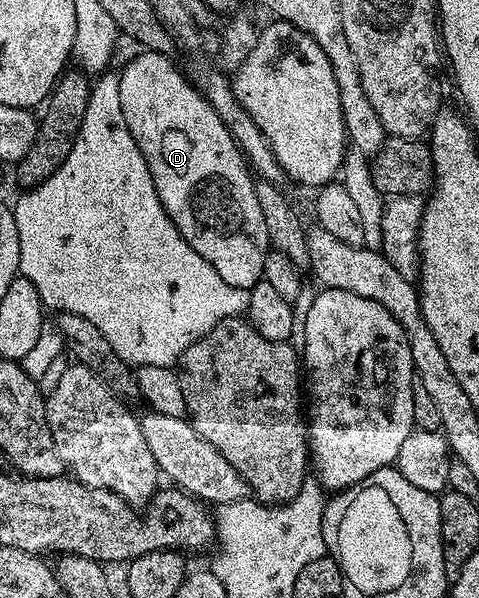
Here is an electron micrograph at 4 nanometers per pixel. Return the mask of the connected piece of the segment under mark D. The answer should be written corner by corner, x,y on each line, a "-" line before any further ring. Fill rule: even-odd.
141,50
138,53
138,56
125,69
120,69
119,106
123,110
123,118
127,118
127,130
131,130
131,138
135,138
135,142
147,162
147,170
151,170
151,178
155,182
155,190
159,194
159,202
163,202
163,210
167,210
171,222
175,222
181,237
193,247
195,254
202,256
216,270
219,278
223,278
223,282
227,282
236,288
251,289
263,279
263,262
271,250
271,245
267,234
267,222
263,222
263,210
259,210
257,184
251,175
250,169
247,167
245,153
237,147
227,130
227,126
223,126
219,114
215,114
212,106
206,102
204,96
190,81
190,85
185,81
184,74
169,61
170,57
168,55
148,50

